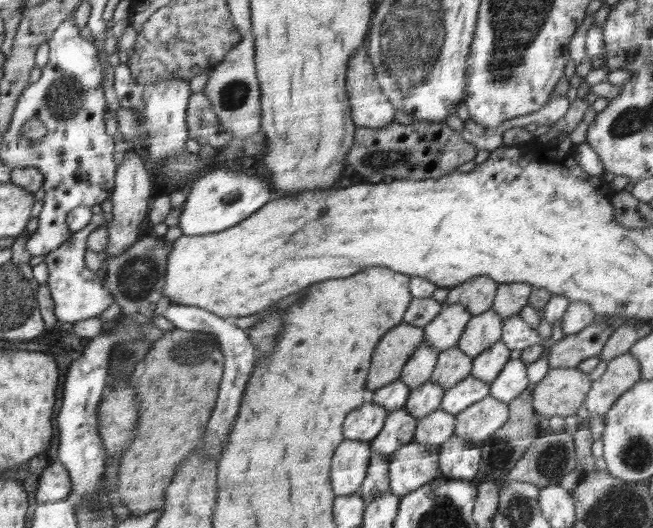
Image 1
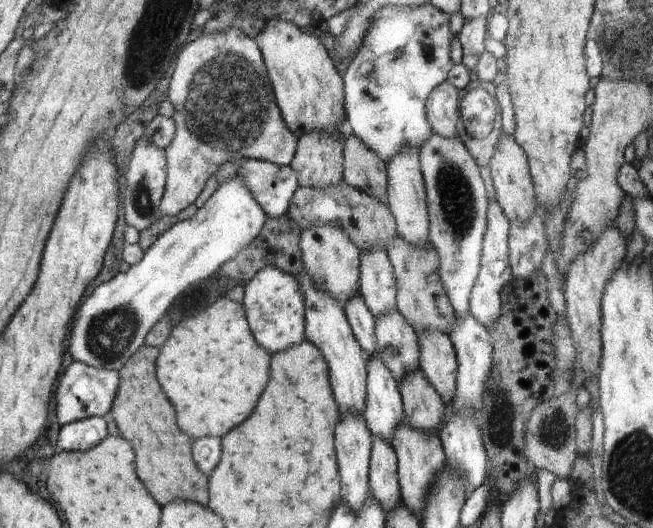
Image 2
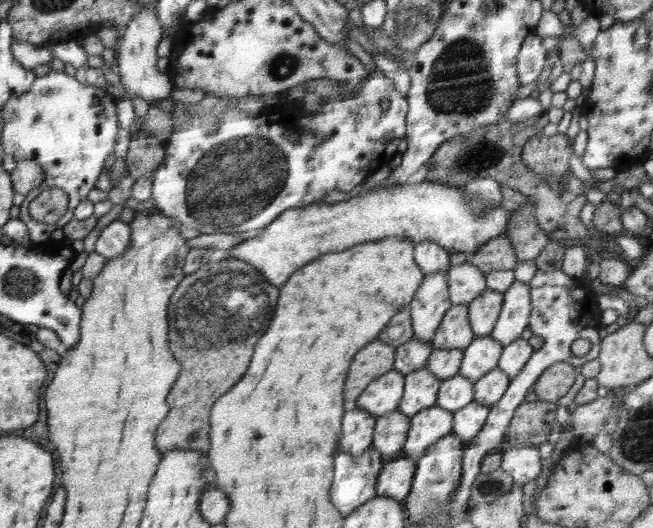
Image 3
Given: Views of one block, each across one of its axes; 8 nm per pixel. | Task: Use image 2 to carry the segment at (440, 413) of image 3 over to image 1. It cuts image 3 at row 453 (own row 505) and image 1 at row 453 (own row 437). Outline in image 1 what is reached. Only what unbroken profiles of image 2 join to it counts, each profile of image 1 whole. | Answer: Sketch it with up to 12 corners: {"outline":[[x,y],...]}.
{"outline":[[407,443],[390,458],[404,497],[440,475],[440,447]]}

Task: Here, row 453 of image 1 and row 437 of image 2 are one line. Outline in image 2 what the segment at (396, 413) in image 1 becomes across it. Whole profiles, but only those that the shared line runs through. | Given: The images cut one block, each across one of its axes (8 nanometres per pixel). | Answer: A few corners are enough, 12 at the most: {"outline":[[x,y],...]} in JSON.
{"outline":[[368,356],[363,410],[374,438],[390,443],[406,423],[399,383]]}

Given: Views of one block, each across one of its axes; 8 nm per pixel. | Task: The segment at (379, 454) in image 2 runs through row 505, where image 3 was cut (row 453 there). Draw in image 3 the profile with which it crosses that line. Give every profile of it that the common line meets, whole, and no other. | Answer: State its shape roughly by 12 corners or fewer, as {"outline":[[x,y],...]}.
{"outline":[[378,417],[373,446],[384,463],[403,454],[411,418]]}

